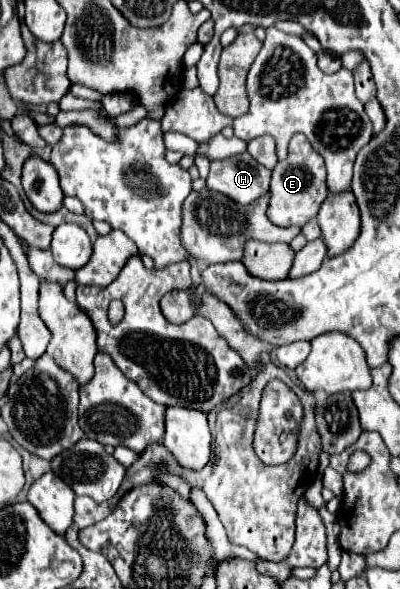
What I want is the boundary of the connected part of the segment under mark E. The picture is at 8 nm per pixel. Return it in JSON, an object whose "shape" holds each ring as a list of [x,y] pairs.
{"shape":[[[294,134],[288,144],[288,156],[280,160],[272,170],[272,186],[270,186],[270,204],[268,218],[276,226],[304,226],[312,218],[316,218],[320,204],[328,196],[326,186],[326,170],[324,158],[316,150],[312,150],[308,138],[304,134]]]}

